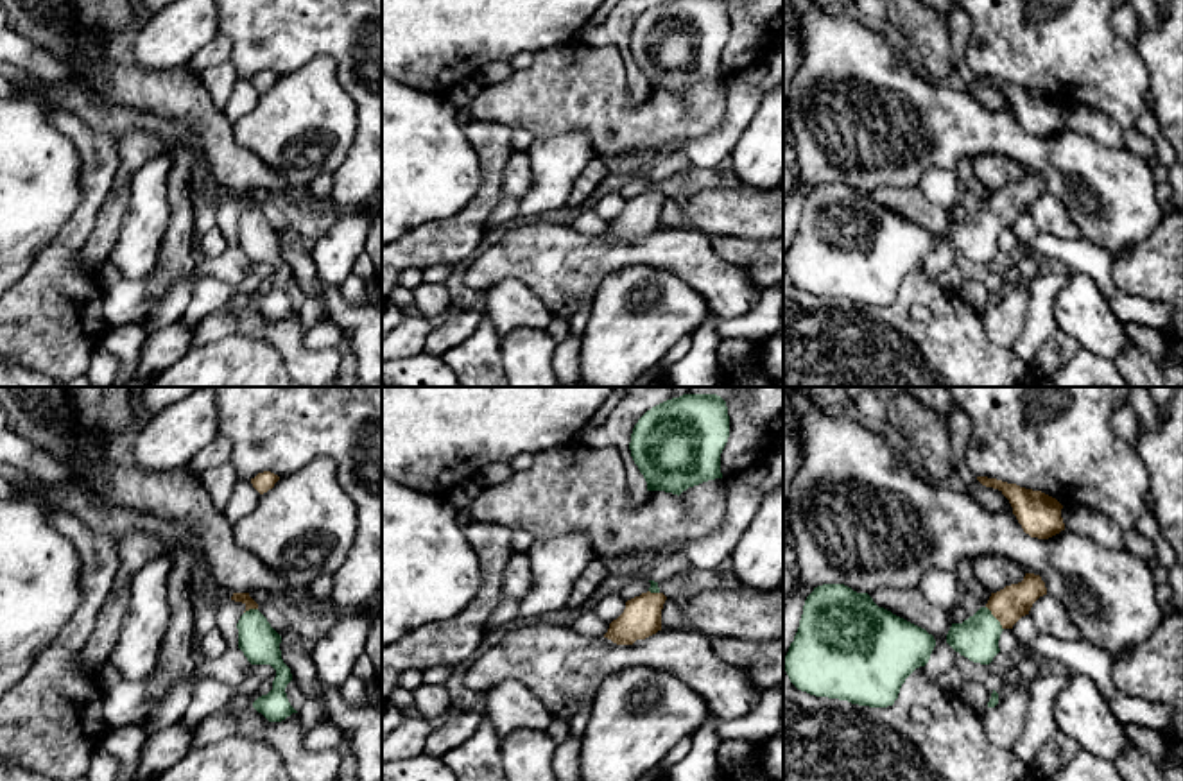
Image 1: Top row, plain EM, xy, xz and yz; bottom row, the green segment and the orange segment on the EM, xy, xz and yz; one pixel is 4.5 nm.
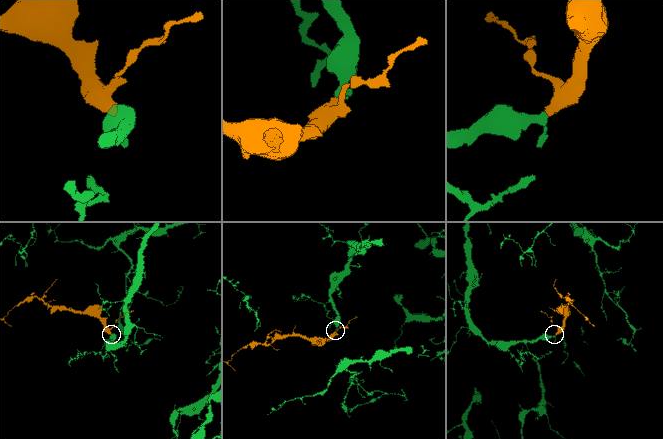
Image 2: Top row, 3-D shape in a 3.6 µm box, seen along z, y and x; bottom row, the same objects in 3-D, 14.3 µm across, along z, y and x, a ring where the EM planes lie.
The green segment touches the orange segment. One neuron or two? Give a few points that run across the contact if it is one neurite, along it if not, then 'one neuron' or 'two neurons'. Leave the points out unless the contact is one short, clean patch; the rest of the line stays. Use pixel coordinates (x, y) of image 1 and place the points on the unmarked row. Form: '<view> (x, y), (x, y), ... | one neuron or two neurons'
yz (975, 237), (995, 217), (1008, 205) | one neuron

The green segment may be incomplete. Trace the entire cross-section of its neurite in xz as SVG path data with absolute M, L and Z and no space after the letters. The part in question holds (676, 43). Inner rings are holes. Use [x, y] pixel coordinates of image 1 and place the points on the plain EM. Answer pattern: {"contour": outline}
{"contour": "M663 0L638 18L629 48L647 81L647 90L665 90L679 95L688 86L722 77L721 52L728 36L726 0Z"}

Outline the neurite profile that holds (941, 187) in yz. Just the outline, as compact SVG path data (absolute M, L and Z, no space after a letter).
M930 168L920 181L918 186L923 195L936 206L950 211L961 206L964 190L954 170Z

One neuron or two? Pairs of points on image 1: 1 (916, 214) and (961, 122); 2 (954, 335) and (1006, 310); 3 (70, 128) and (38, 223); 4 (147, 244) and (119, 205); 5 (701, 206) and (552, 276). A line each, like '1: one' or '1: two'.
1: two
2: two
3: two
4: two
5: two

